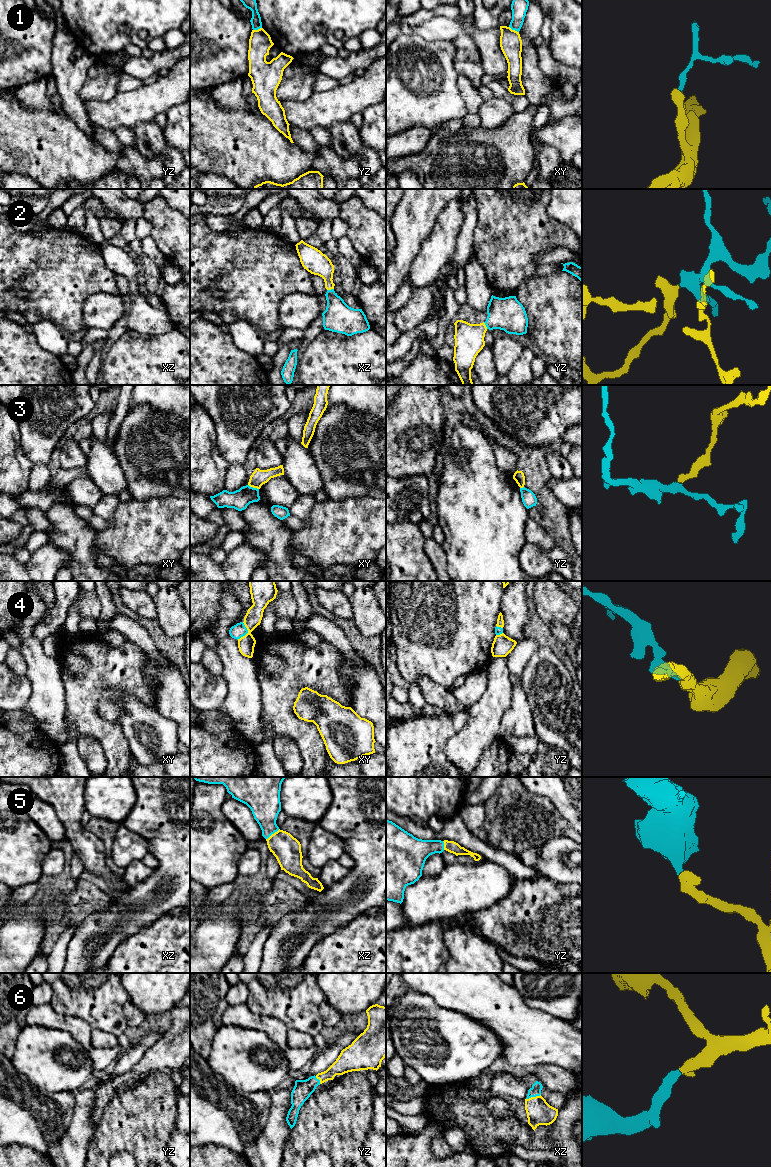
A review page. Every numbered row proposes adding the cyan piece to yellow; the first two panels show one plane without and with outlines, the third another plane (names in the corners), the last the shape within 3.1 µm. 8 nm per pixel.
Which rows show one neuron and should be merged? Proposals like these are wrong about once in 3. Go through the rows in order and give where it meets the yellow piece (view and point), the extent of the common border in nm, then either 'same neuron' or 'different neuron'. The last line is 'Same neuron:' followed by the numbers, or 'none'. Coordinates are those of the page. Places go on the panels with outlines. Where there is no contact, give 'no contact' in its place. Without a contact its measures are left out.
1: xy (514, 30) | 90 nm | different neuron
2: xz (330, 289) | 60 nm | same neuron
3: xy (253, 487) | 100 nm | different neuron
4: xy (248, 632) | 150 nm | same neuron
5: xz (272, 834) | 140 nm | same neuron
6: xz (533, 1097) | 130 nm | same neuron
Same neuron: 2, 4, 5, 6

